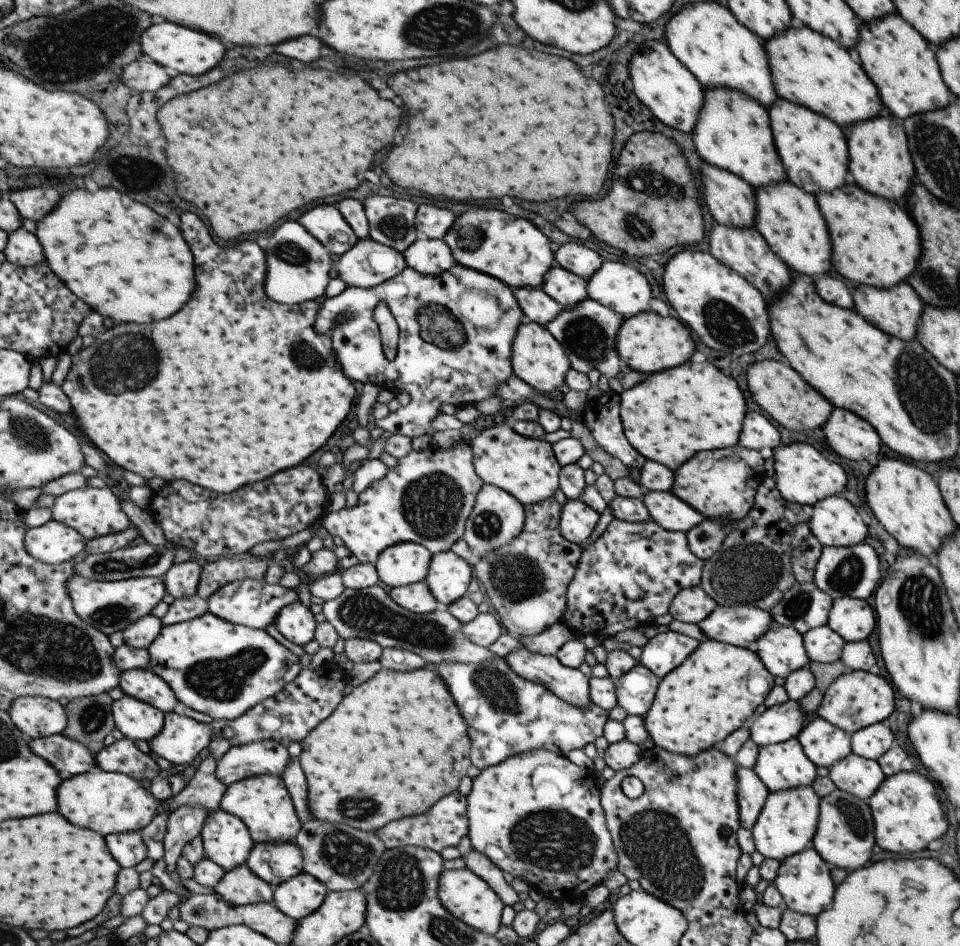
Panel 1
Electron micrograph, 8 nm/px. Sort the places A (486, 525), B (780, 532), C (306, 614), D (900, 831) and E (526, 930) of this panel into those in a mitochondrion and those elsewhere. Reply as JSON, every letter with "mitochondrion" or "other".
{"A":"mitochondrion","B":"other","C":"other","D":"other","E":"other"}

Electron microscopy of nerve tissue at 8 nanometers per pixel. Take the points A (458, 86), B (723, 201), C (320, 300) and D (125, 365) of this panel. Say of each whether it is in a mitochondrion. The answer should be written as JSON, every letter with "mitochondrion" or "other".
{"A":"other","B":"other","C":"other","D":"mitochondrion"}

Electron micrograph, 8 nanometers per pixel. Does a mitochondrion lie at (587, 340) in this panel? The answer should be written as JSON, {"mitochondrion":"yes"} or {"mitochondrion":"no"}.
{"mitochondrion":"yes"}

